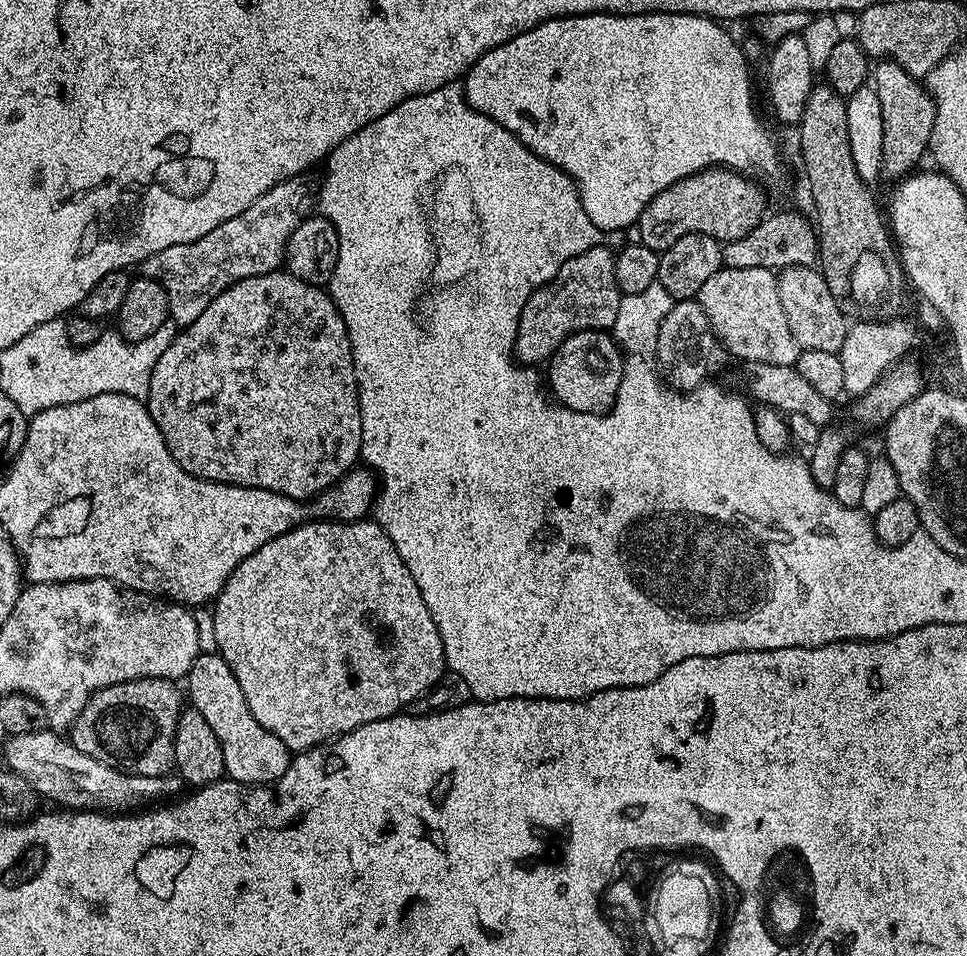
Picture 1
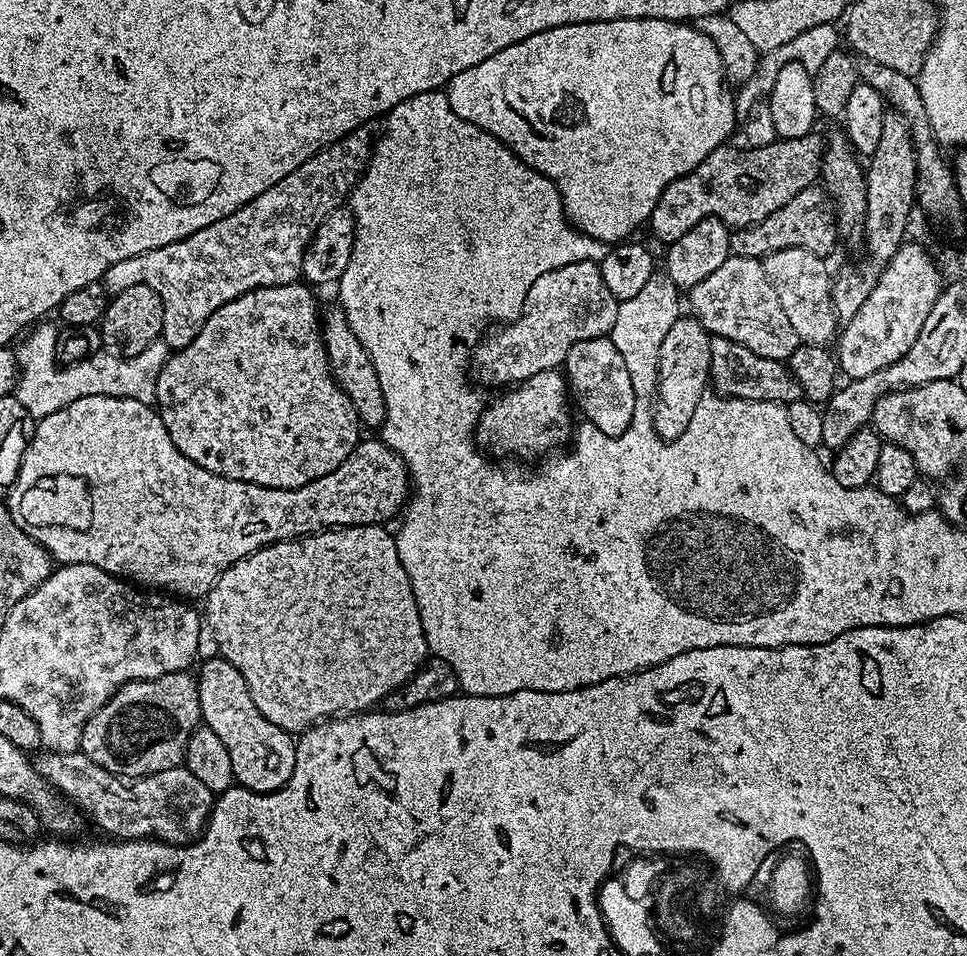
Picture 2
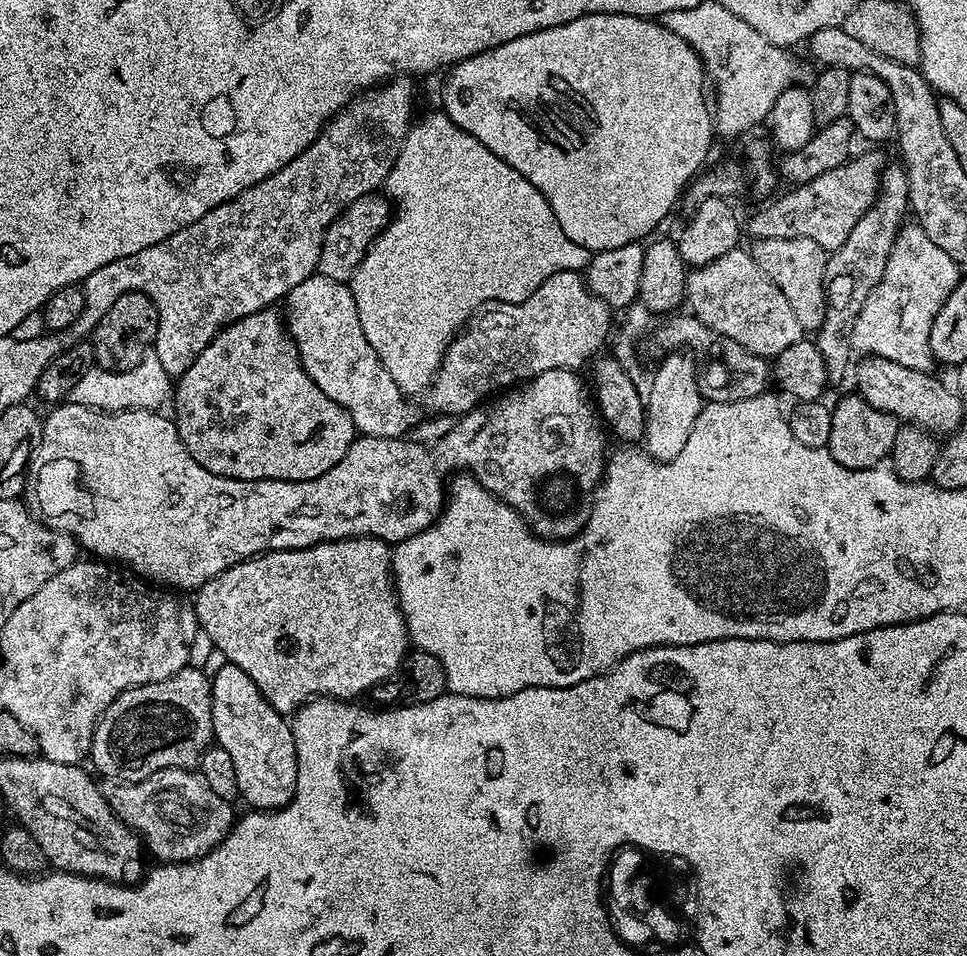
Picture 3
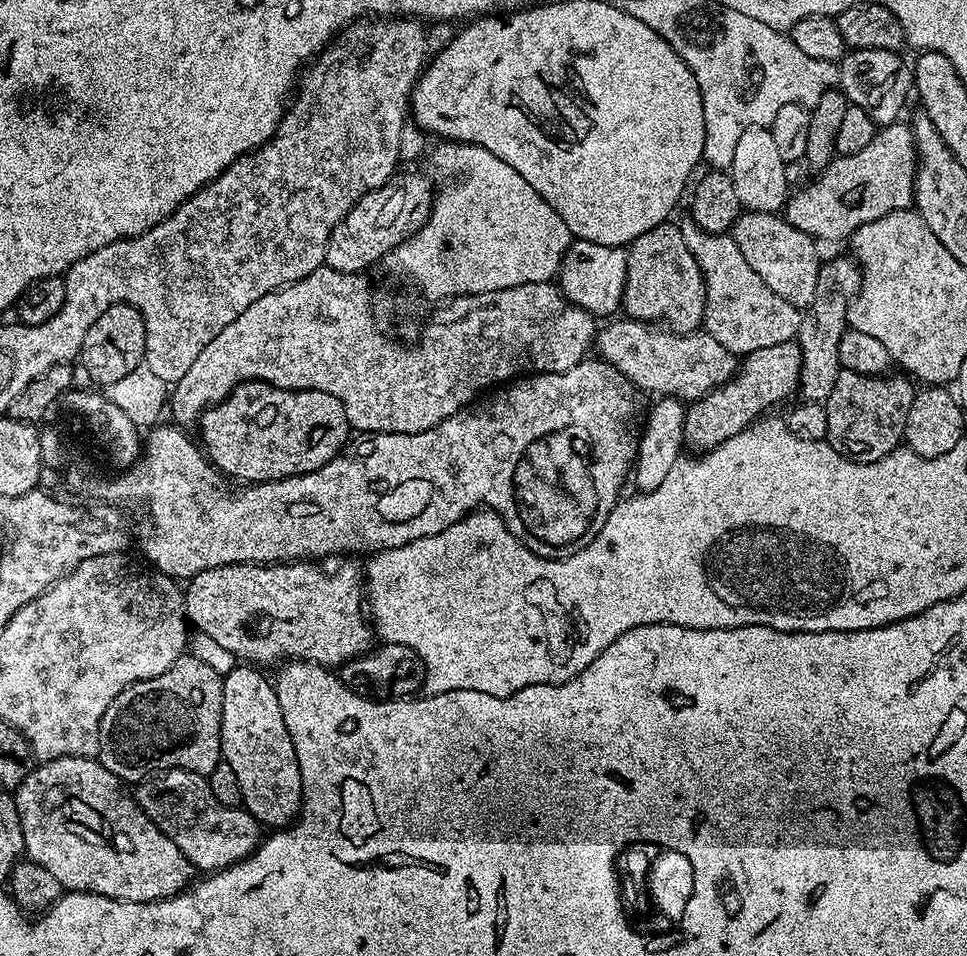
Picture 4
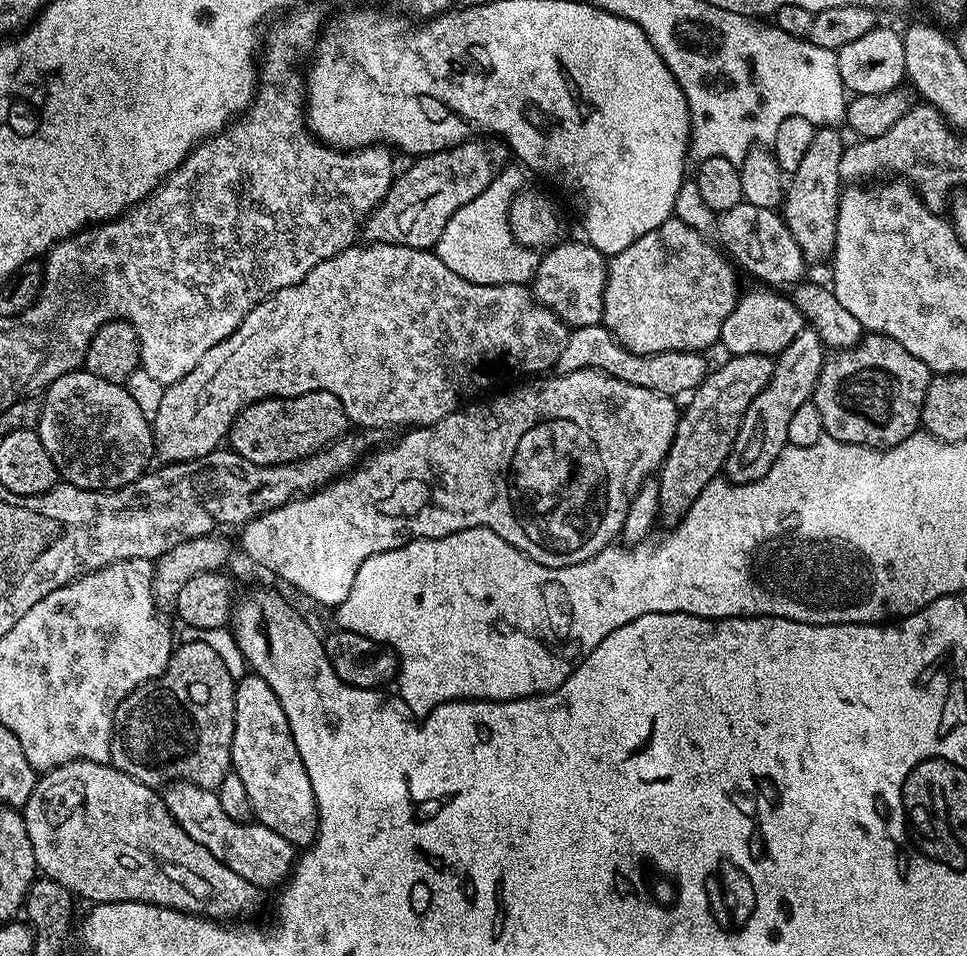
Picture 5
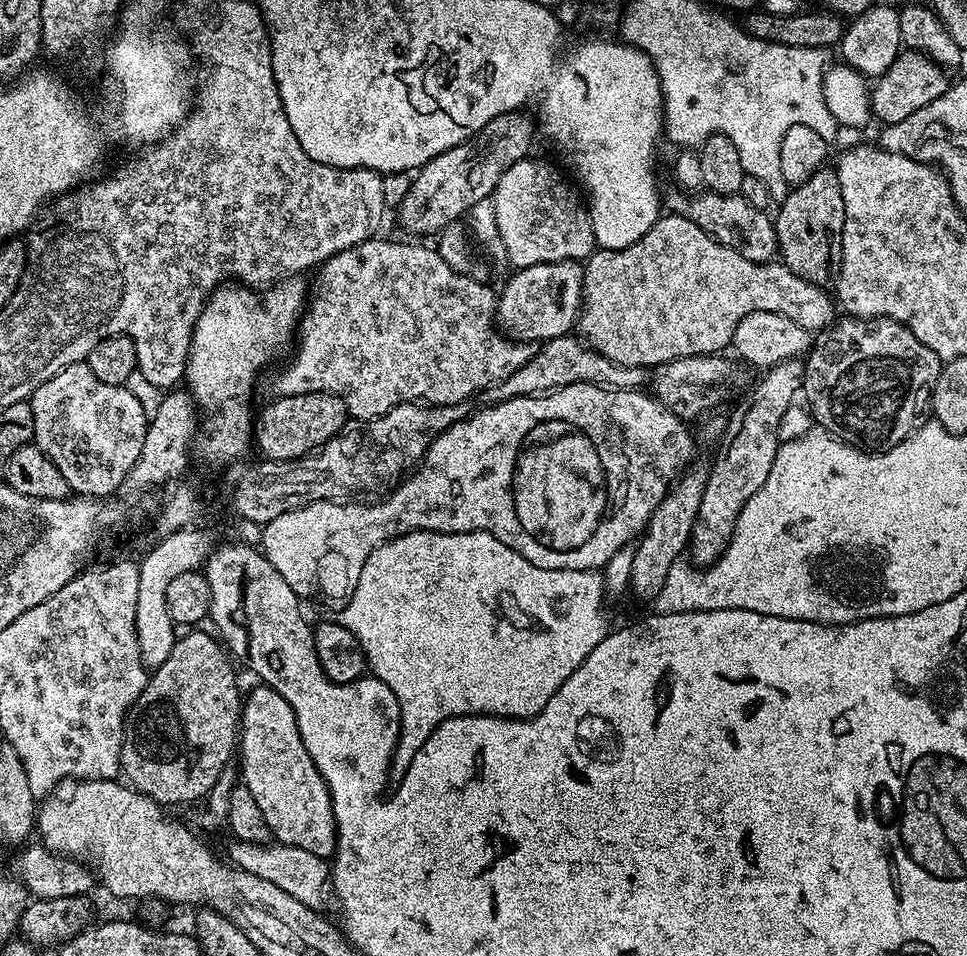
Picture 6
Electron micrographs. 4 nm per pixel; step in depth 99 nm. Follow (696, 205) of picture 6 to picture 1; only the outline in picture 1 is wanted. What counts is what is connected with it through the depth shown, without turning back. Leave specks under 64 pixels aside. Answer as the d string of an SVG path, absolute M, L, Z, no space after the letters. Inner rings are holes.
M792 264L789 268L779 269L776 281L778 298L782 301L782 310L796 345L802 350L839 353L842 342L846 342L850 324L838 302L834 302L834 294L830 294L830 286L826 286L822 273L806 264Z

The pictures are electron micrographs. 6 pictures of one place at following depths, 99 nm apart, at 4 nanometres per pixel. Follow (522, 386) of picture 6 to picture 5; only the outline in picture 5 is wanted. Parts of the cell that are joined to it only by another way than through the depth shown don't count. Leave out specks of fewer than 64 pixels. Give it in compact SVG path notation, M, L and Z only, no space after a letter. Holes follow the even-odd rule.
M599 323L569 331L566 346L562 346L562 354L558 354L555 371L565 376L589 368L595 372L604 372L622 382L630 382L630 386L646 386L646 390L680 398L680 395L683 397L691 394L708 375L710 364L704 358L699 352L659 352L649 356L634 354L618 342L618 338L609 328Z

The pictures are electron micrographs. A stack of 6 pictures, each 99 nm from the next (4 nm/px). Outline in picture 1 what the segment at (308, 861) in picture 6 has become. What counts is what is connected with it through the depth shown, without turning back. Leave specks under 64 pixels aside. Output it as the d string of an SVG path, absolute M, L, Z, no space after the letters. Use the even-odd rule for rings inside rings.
M51 730L34 734L8 736L4 744L4 760L7 771L22 774L30 786L45 801L53 800L53 805L63 806L68 810L86 812L106 812L109 814L128 814L133 810L144 810L157 802L164 802L167 796L175 797L182 788L179 775L139 776L129 772L120 772L82 754L71 739Z

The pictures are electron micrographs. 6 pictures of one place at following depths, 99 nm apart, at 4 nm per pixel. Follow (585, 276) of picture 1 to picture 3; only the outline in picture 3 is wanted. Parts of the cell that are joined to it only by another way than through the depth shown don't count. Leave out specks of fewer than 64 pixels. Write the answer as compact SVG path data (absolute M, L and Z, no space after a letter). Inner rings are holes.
M567 271L546 278L522 302L507 304L498 300L469 319L448 344L432 378L433 413L459 418L487 401L493 395L492 387L507 390L555 368L580 370L587 356L595 357L601 351L599 348L607 342L612 328L613 313L602 298L588 291L581 273L579 276Z

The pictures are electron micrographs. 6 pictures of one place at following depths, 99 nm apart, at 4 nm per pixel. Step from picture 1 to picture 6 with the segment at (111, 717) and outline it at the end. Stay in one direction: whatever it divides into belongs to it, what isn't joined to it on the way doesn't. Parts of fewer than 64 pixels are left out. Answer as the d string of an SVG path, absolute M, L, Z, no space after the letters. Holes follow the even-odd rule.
M188 630L188 632L179 637L177 639L176 645L174 646L174 650L170 650L170 658L166 658L166 662L162 662L162 666L158 666L154 669L154 671L149 675L148 678L148 685L142 690L142 694L138 694L138 698L136 701L133 702L132 708L128 711L127 716L124 718L124 733L122 734L122 750L120 751L120 770L123 776L123 779L127 781L131 787L135 788L136 791L141 792L143 796L148 796L151 800L156 801L157 804L161 806L169 806L168 804L188 804L191 800L200 800L203 801L210 789L214 786L214 782L218 782L218 778L222 774L222 770L224 768L229 767L230 760L228 758L231 756L233 757L234 751L237 749L238 746L238 733L240 730L240 710L242 707L242 691L240 692L240 688L236 685L236 672L232 669L233 661L230 659L229 653L226 651L223 643L211 631L208 632L196 632L200 630Z

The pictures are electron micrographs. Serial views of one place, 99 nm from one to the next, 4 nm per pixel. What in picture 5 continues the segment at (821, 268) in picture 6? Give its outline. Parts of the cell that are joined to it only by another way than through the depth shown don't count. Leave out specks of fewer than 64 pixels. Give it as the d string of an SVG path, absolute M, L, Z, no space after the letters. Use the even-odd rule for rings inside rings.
M836 126L817 127L814 142L806 150L798 170L790 174L782 203L782 215L794 242L802 250L805 261L827 261L836 251L836 227L838 226L838 206L842 181L840 167L846 140L840 137L841 129Z

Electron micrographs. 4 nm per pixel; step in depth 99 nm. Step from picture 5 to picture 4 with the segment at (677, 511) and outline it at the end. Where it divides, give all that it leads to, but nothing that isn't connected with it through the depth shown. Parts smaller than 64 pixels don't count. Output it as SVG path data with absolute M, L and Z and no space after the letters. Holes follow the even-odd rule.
M795 340L778 342L778 346L765 346L762 350L747 353L739 361L739 371L722 386L714 388L702 399L689 403L684 422L684 444L693 448L693 453L703 454L717 448L743 428L756 423L765 415L767 408L795 393L800 386L802 354Z

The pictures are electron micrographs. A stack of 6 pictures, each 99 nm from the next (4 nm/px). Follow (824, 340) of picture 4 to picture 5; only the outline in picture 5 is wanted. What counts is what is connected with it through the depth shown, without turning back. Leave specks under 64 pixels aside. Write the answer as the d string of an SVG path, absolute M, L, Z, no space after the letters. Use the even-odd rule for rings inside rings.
M805 326L775 357L772 365L772 377L766 386L746 406L746 414L738 426L738 434L734 438L734 446L724 463L723 475L733 484L749 484L760 480L774 466L774 462L784 449L789 447L788 431L790 430L790 417L798 406L811 401L818 378L822 374L822 366L826 355L826 346L822 338L811 326Z

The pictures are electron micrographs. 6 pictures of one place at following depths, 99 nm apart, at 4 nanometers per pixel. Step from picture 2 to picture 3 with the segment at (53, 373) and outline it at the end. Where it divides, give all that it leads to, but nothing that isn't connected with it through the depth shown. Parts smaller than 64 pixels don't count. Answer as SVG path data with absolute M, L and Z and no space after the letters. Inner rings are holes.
M147 354L137 362L132 369L125 372L107 372L105 369L93 366L91 370L78 382L74 382L74 390L70 390L68 400L74 404L81 404L87 408L97 408L99 412L129 412L130 410L150 410L151 412L163 409L164 403L169 403L174 392L174 380L166 374L162 364L154 354Z

